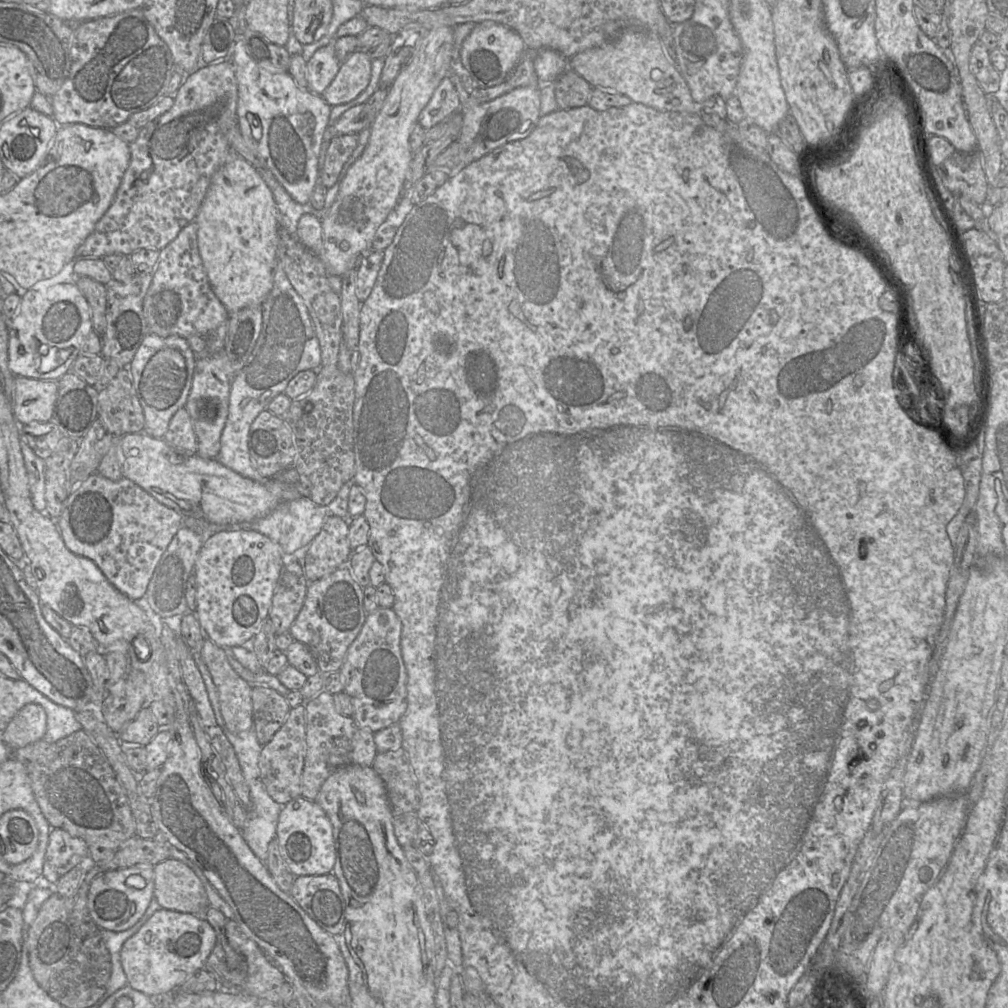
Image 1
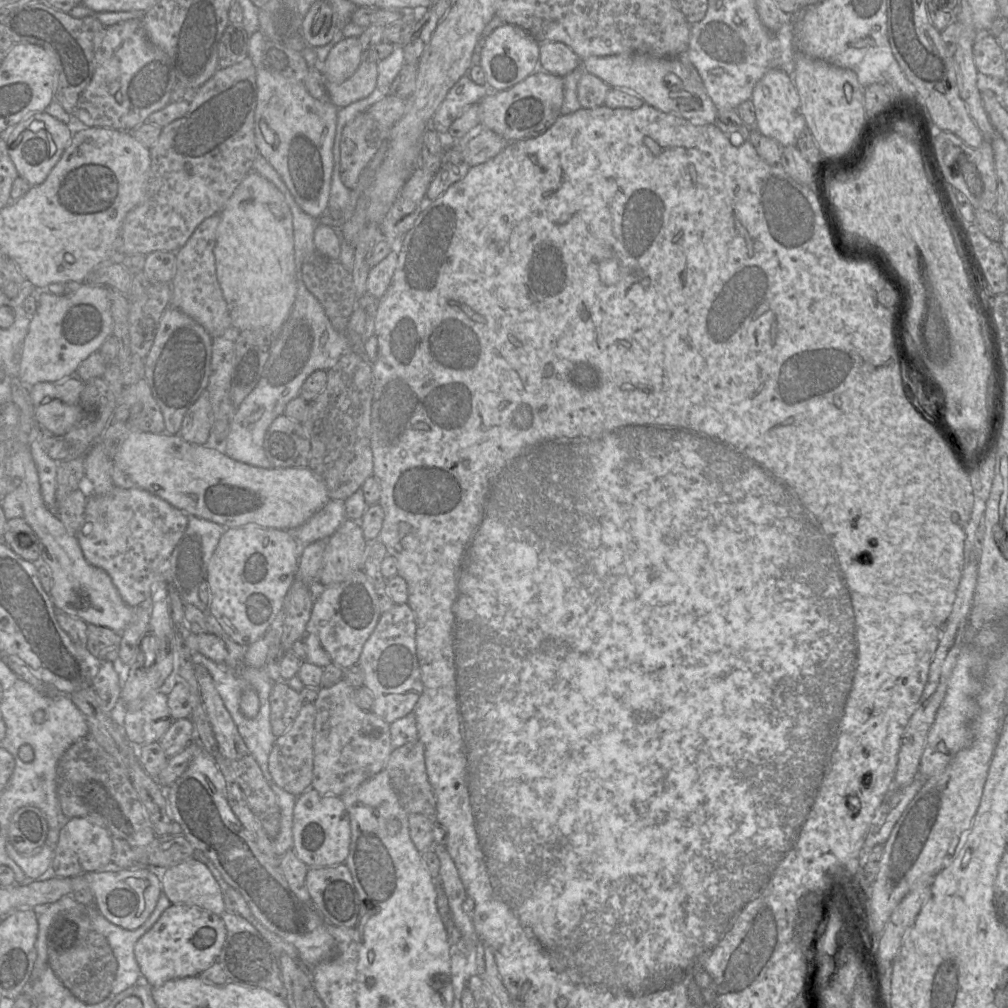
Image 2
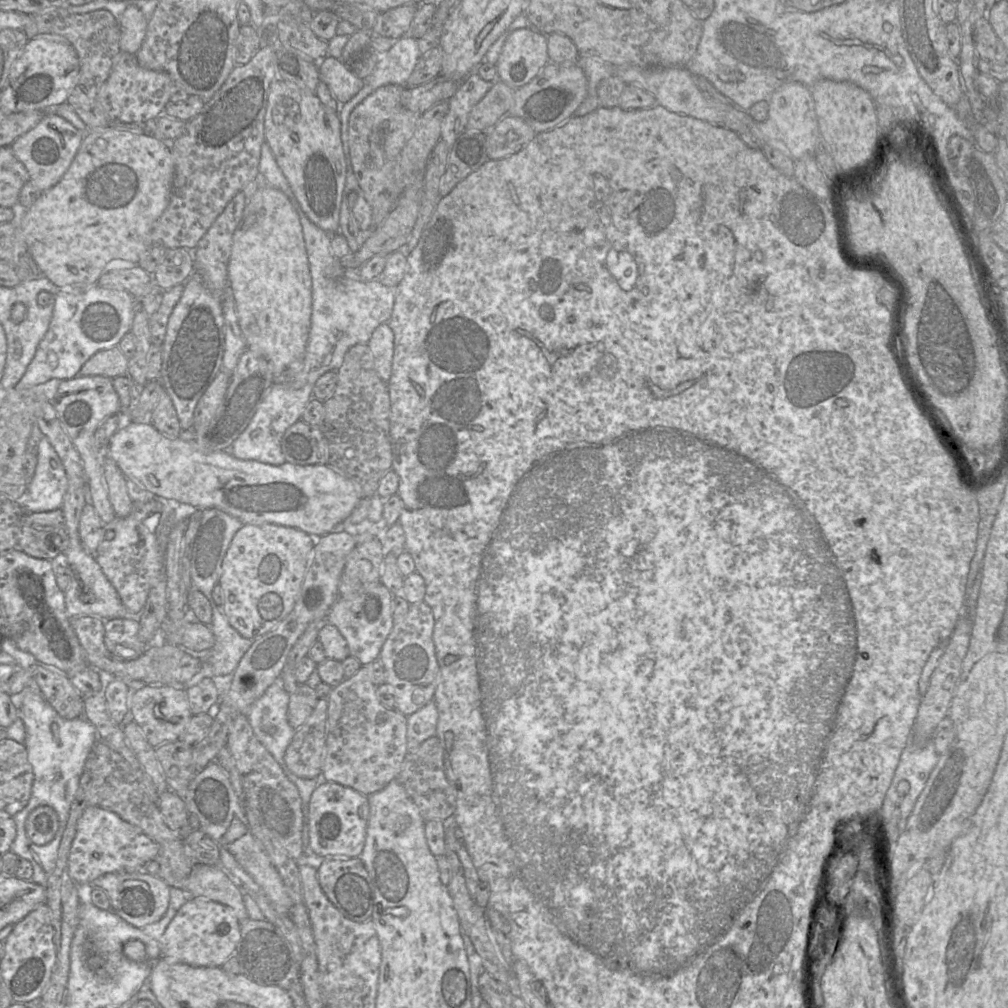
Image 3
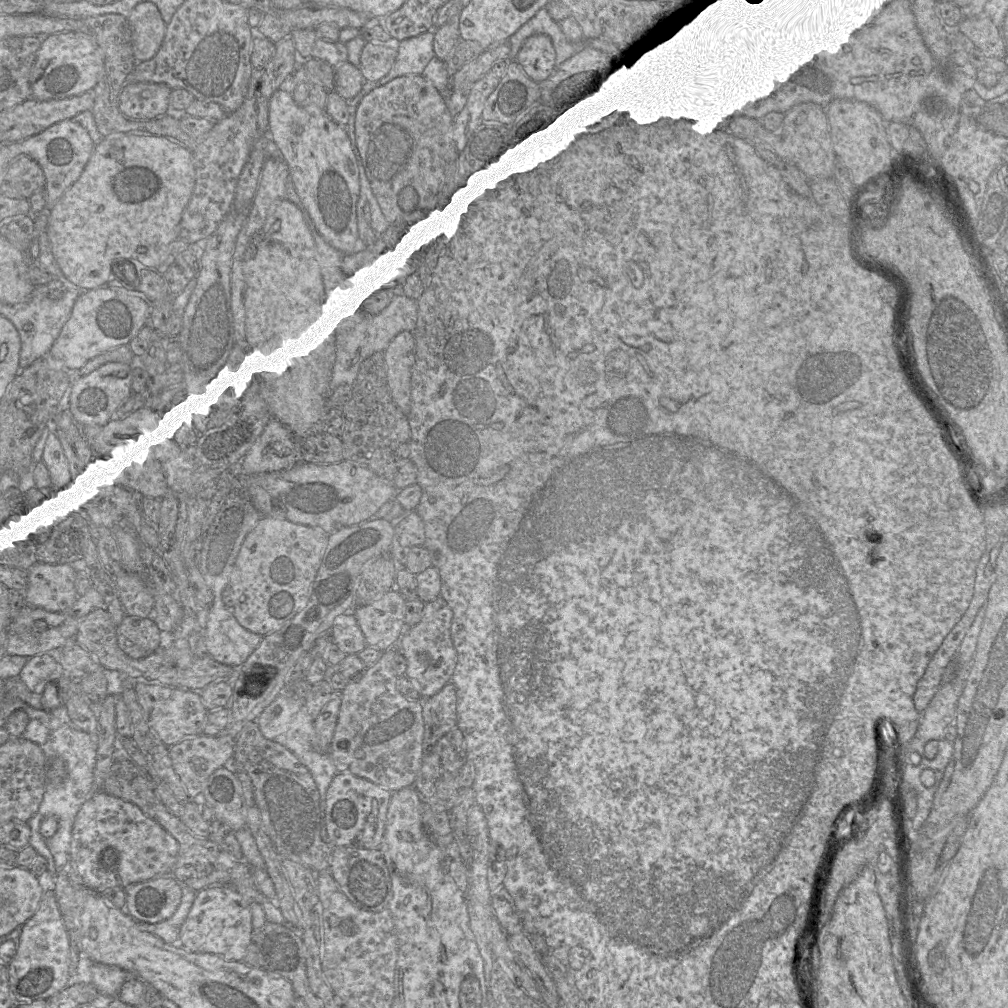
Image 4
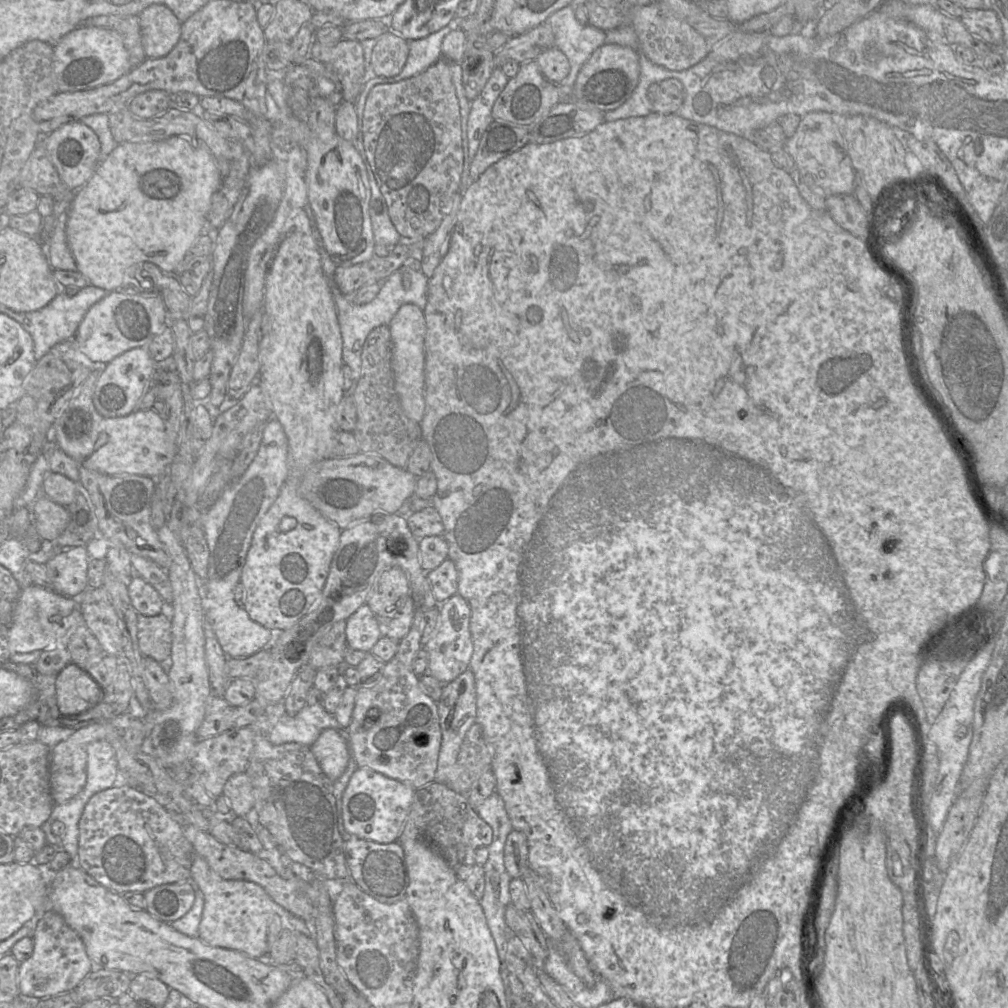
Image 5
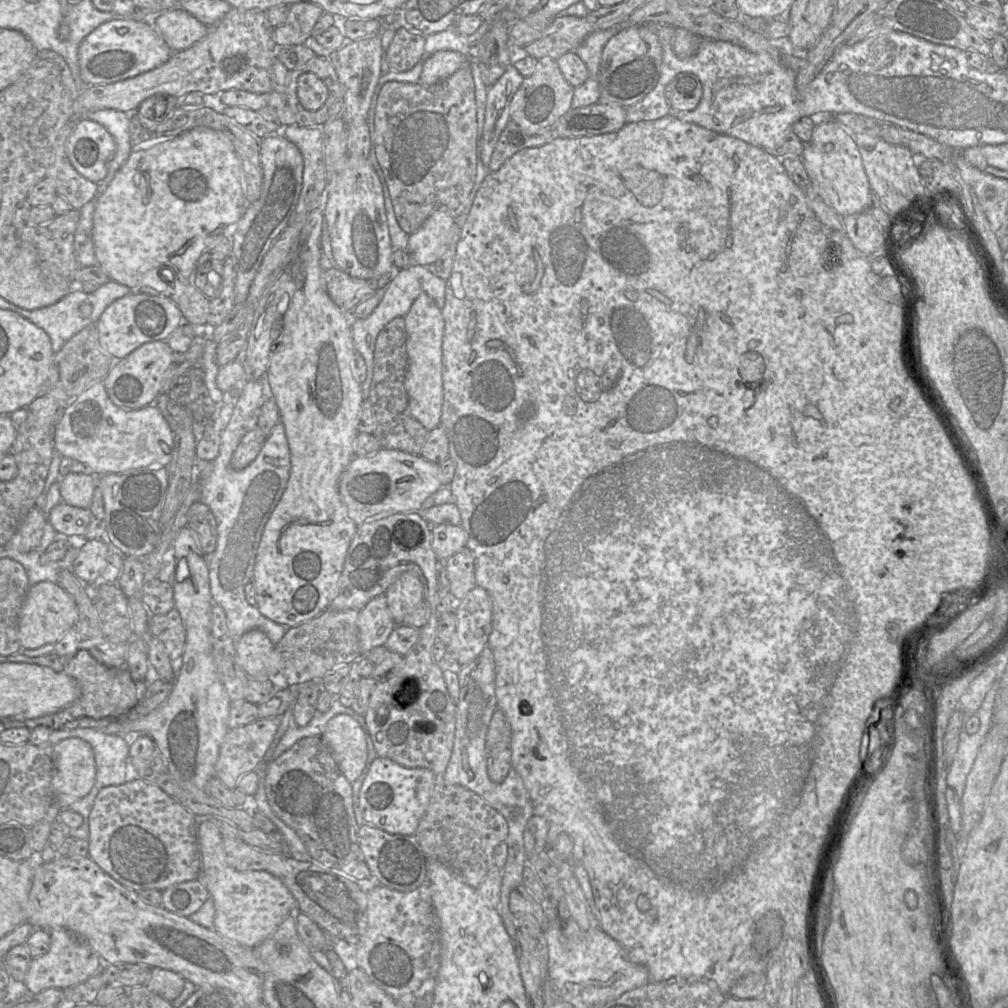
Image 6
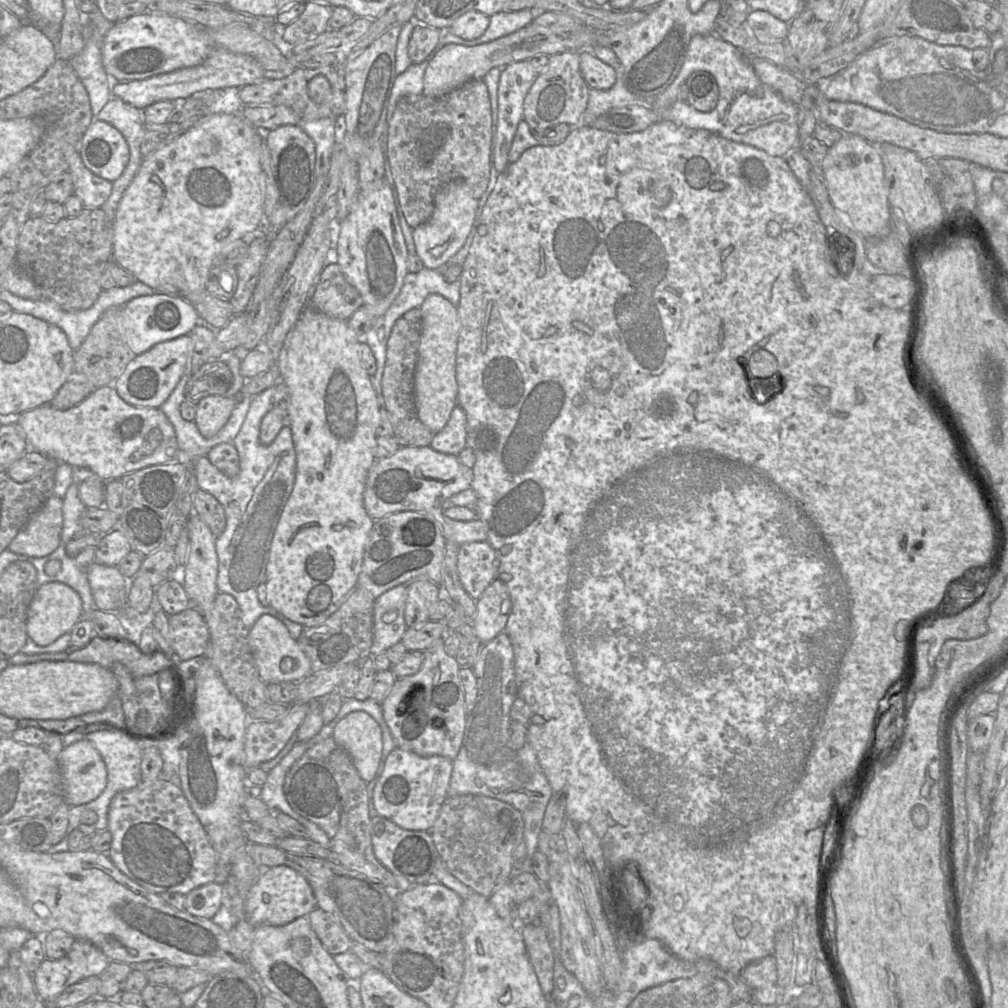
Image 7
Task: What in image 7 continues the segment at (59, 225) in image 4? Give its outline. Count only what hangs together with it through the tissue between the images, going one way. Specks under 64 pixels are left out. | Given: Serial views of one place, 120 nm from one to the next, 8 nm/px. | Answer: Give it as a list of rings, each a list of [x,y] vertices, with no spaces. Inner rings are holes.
[[[241,112],[236,114],[213,114],[201,119],[195,126],[171,141],[162,148],[154,151],[146,157],[142,157],[141,165],[130,185],[120,199],[112,229],[112,260],[119,266],[133,274],[137,281],[154,289],[159,289],[165,294],[179,295],[182,297],[199,295],[206,291],[206,281],[213,267],[213,259],[221,250],[237,240],[249,244],[250,235],[258,231],[264,219],[265,179],[260,165],[260,146],[262,138],[266,140],[270,131],[257,129]]]

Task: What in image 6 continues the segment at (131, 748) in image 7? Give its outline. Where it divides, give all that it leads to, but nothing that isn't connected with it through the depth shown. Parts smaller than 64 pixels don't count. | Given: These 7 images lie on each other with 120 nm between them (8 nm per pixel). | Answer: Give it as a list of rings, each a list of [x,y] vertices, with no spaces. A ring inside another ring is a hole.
[[[78,728],[78,732],[75,732],[75,738],[83,739],[89,743],[93,749],[96,762],[96,781],[90,792],[85,797],[78,799],[66,808],[82,815],[82,825],[78,828],[71,828],[57,818],[53,822],[51,829],[60,829],[67,838],[70,837],[85,840],[89,837],[89,815],[99,791],[108,786],[117,786],[127,783],[127,770],[128,763],[130,762],[130,753],[129,743],[124,737],[106,734],[96,728]]]

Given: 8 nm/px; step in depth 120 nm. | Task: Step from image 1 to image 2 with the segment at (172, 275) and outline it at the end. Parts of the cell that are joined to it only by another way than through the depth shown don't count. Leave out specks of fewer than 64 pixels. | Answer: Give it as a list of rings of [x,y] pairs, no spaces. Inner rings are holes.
[[[220,213],[206,218],[195,229],[185,245],[175,252],[176,273],[171,282],[170,306],[179,309],[201,324],[212,338],[223,335],[232,327],[229,309],[216,274],[214,248],[220,219]]]

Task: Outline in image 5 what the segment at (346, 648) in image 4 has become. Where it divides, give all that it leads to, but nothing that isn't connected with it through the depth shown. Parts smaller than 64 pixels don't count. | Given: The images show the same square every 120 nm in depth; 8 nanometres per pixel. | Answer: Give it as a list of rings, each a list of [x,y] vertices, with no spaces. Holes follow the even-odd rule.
[[[366,603],[346,619],[346,641],[349,648],[370,652],[381,637],[378,617]]]

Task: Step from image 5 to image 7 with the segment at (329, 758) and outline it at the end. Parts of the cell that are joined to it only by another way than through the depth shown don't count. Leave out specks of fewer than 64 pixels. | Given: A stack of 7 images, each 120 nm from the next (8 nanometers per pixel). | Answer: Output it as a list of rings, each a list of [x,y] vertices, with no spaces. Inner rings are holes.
[[[364,711],[351,712],[336,724],[332,737],[349,754],[361,778],[371,781],[383,750],[377,722]]]

